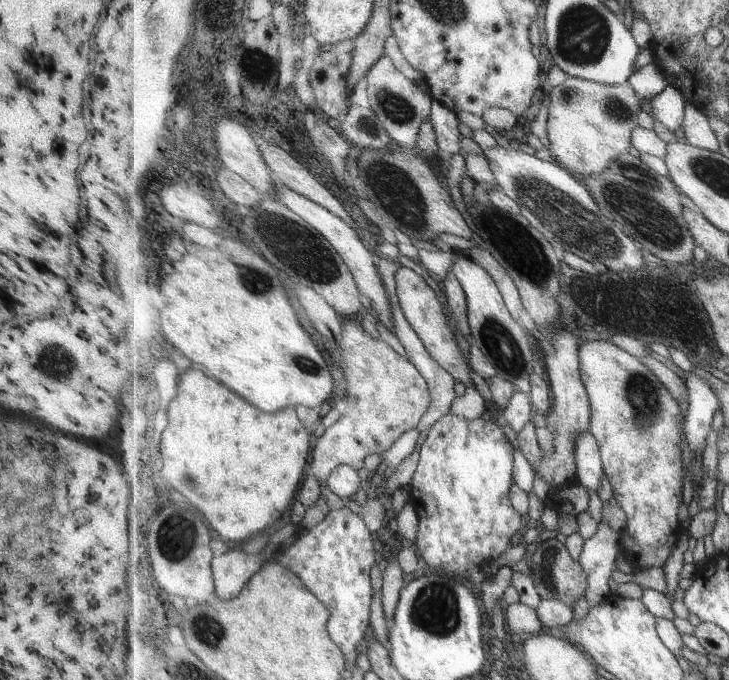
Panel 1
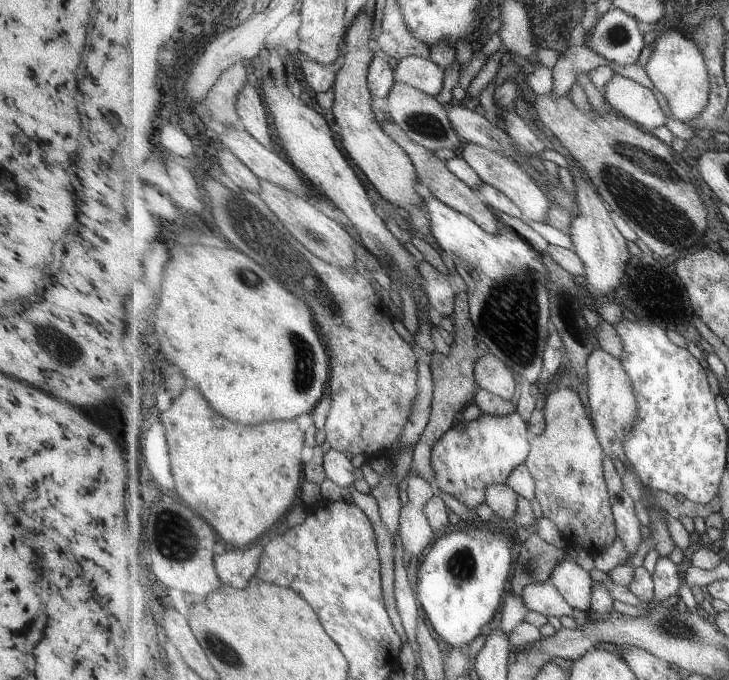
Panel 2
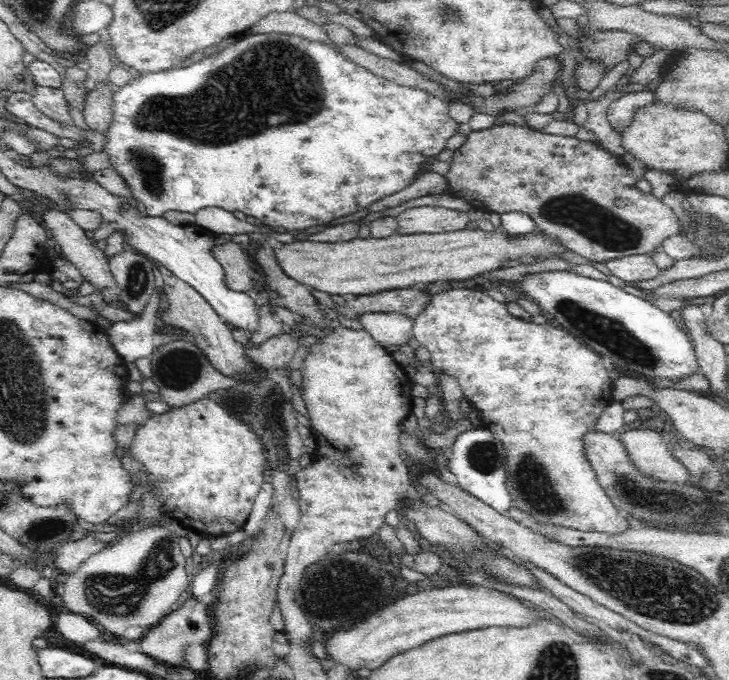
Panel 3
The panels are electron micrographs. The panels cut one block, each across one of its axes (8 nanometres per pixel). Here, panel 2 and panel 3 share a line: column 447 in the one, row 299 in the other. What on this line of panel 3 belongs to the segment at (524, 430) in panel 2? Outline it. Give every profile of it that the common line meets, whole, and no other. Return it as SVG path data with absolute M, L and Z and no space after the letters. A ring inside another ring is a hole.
M466 287L437 293L431 298L428 306L420 314L417 314L414 319L414 337L418 339L418 342L421 342L424 348L430 351L431 364L438 372L458 380L463 397L471 403L474 410L478 411L483 426L486 426L494 434L494 437L497 437L504 445L506 450L507 489L511 494L511 506L526 512L529 520L532 522L550 524L582 532L606 533L612 536L621 535L623 532L630 530L628 528L630 524L624 520L622 513L613 505L610 497L596 480L594 470L586 462L586 455L582 454L583 437L587 434L586 432L595 431L595 421L609 406L609 403L612 402L611 385L613 379L610 376L611 368L605 364L603 358L552 321L549 320L547 323L539 325L534 323L534 321L525 321L524 319L514 317L508 312L504 303L496 302L488 293L467 289Z

